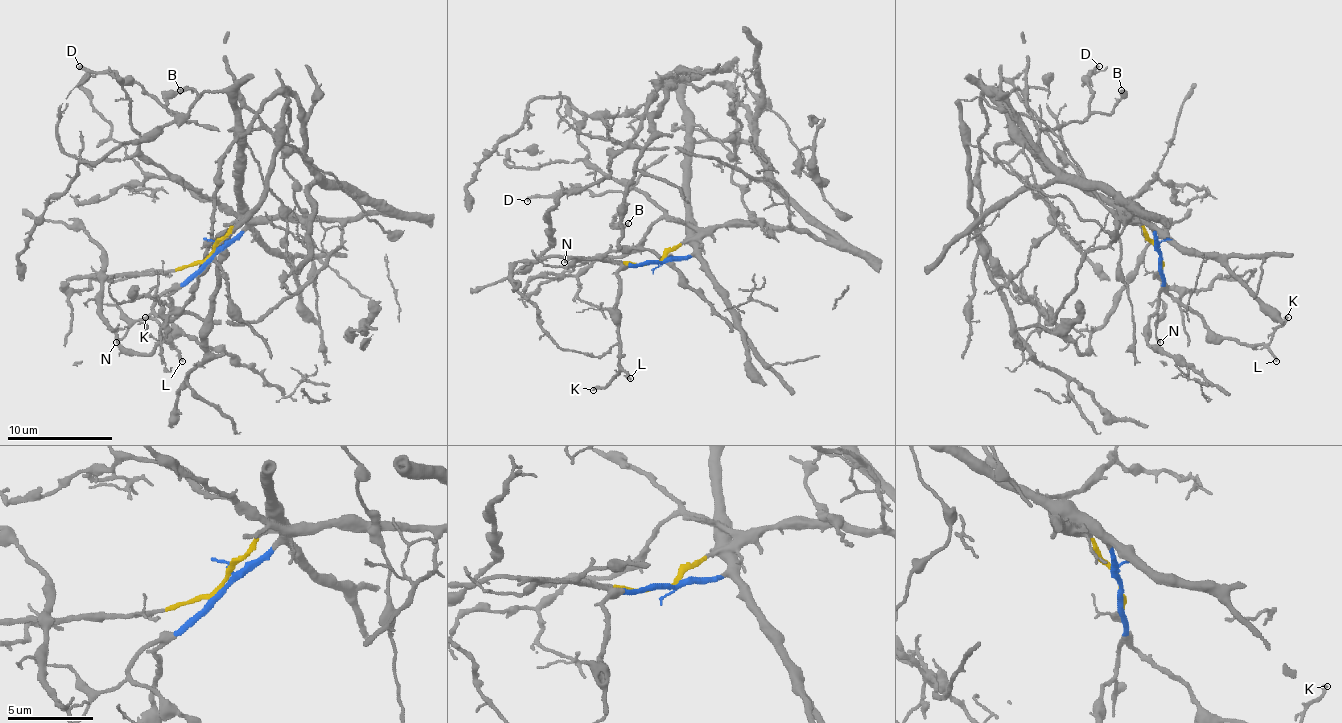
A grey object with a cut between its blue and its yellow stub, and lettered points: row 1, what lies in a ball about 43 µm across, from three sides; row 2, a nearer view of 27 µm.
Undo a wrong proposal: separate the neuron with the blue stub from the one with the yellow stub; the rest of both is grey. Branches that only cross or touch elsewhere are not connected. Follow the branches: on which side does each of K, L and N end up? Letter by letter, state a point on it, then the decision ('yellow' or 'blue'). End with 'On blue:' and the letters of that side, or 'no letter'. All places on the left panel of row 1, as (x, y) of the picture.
K: at (145, 317); blue
L: at (182, 361); blue
N: at (116, 342); blue
On blue: K, L, N

